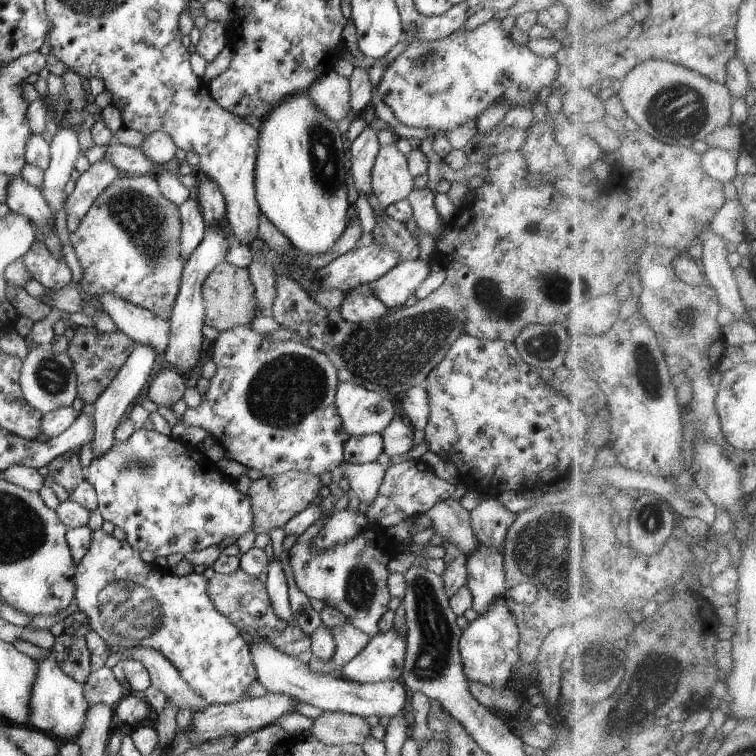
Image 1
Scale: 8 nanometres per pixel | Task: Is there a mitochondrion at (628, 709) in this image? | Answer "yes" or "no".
yes

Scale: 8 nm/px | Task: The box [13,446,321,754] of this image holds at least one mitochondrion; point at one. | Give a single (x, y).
(126, 608)

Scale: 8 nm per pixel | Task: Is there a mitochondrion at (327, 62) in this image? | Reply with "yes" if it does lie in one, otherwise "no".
no

